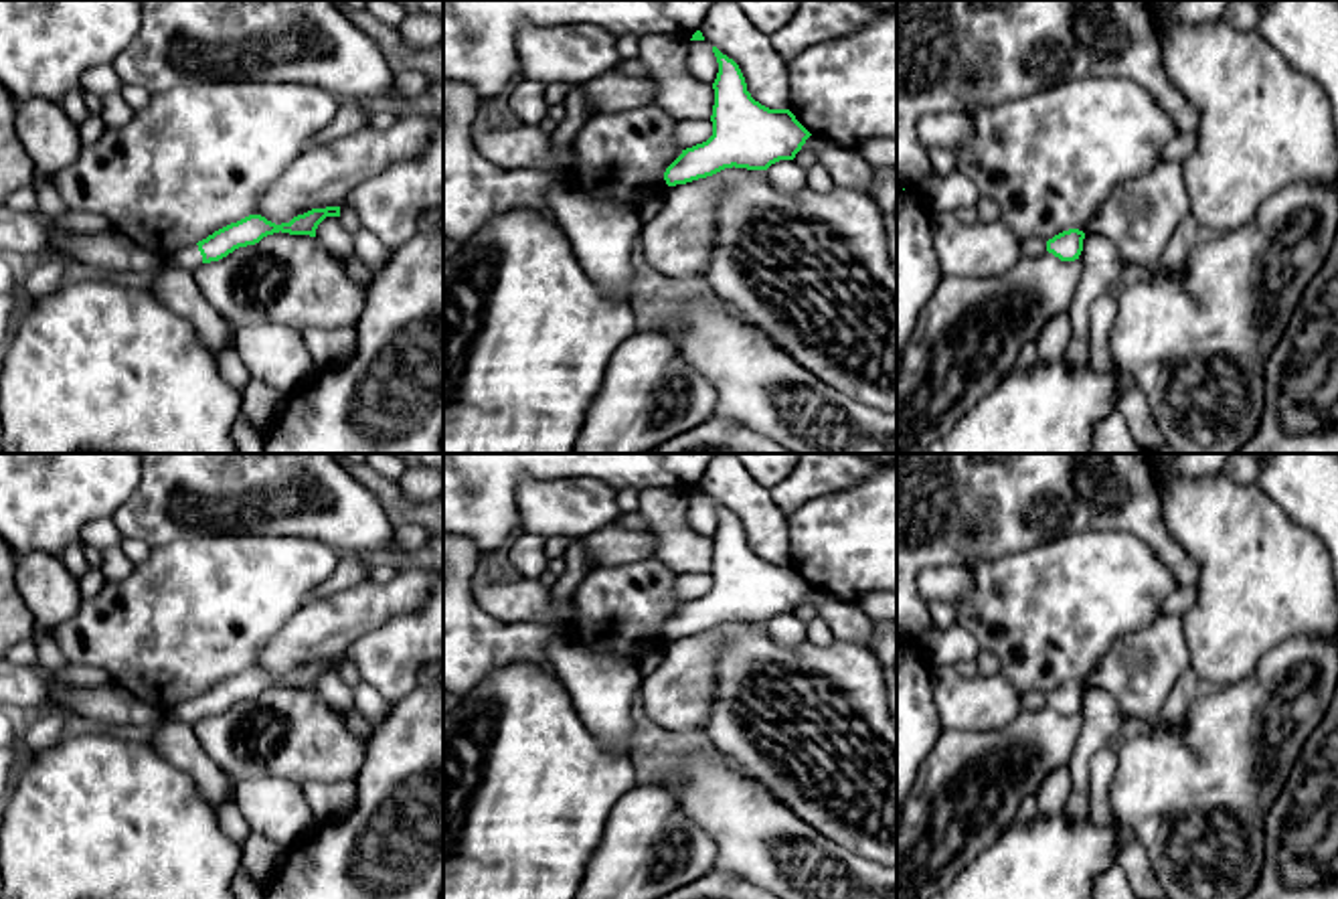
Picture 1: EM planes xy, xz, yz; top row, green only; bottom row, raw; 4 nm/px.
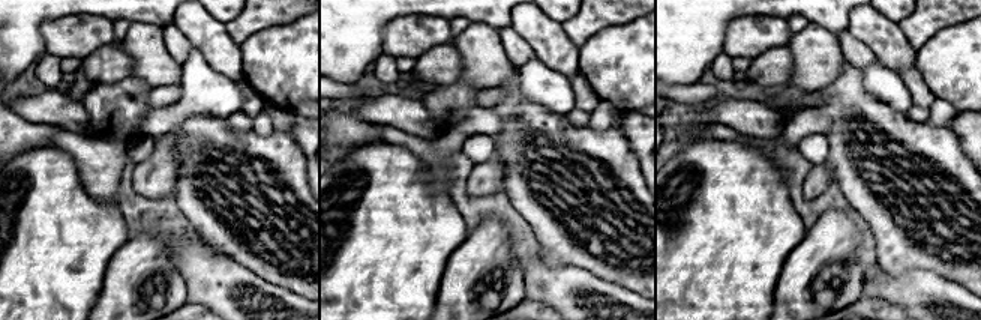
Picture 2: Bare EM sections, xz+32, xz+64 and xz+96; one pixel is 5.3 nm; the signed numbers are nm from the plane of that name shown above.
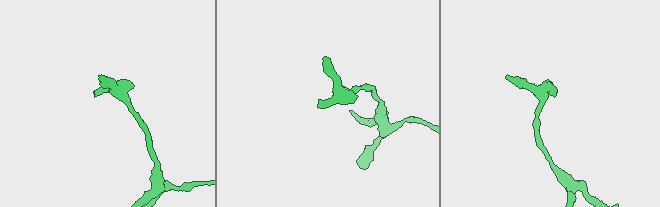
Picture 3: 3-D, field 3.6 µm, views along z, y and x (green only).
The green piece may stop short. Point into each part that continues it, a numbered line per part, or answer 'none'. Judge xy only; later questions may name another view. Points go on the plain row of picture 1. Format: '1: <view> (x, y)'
1: xy (189, 711)

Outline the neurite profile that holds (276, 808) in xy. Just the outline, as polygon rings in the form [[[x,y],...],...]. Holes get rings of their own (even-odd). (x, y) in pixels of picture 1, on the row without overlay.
[[[259,778],[237,784],[235,804],[251,834],[289,850],[318,828],[302,784],[283,778]]]

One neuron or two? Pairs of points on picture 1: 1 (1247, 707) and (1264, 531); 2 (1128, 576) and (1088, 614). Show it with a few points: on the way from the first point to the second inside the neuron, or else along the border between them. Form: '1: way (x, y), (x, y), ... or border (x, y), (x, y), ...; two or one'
1: border (1288, 640), (1274, 646), (1247, 675), (1221, 689); two
2: way (1118, 584), (1098, 604); one

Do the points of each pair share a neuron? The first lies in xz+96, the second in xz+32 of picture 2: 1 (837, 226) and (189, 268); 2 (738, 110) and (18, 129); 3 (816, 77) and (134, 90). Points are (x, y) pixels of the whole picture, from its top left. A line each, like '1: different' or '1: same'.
1: different
2: different
3: different

